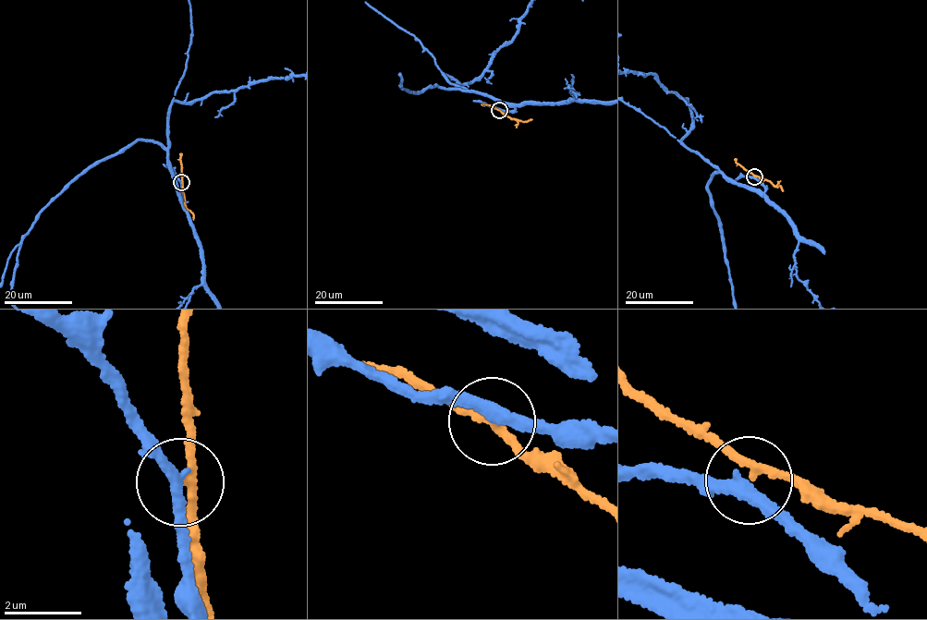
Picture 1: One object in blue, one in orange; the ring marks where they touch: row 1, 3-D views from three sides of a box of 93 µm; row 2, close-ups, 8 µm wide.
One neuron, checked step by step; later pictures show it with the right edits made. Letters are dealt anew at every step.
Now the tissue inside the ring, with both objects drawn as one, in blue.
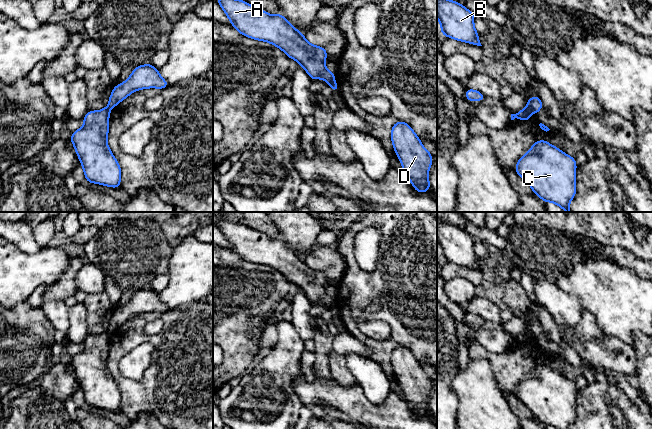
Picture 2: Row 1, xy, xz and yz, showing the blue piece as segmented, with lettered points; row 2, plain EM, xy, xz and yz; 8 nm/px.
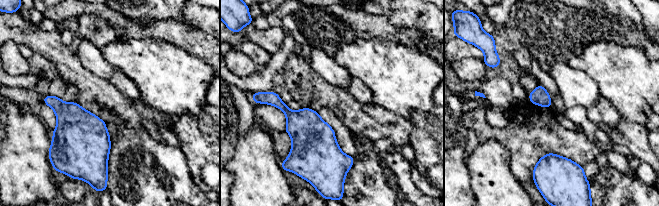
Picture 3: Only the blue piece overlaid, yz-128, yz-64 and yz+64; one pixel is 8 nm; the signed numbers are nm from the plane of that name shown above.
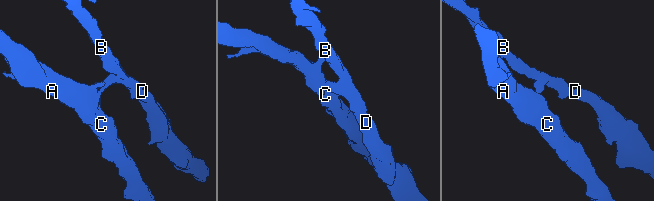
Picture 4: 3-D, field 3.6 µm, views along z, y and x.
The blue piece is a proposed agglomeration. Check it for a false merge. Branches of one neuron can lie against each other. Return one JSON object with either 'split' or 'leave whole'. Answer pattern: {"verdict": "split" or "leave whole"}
{"verdict": "split"}

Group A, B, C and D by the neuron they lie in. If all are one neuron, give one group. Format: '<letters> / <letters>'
A C / B D

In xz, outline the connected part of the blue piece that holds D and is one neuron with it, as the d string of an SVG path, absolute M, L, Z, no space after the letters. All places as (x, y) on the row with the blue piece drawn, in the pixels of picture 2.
M398 121L393 125L391 141L402 164L403 174L409 178L415 190L419 193L429 191L431 152L424 148L413 129L404 121Z

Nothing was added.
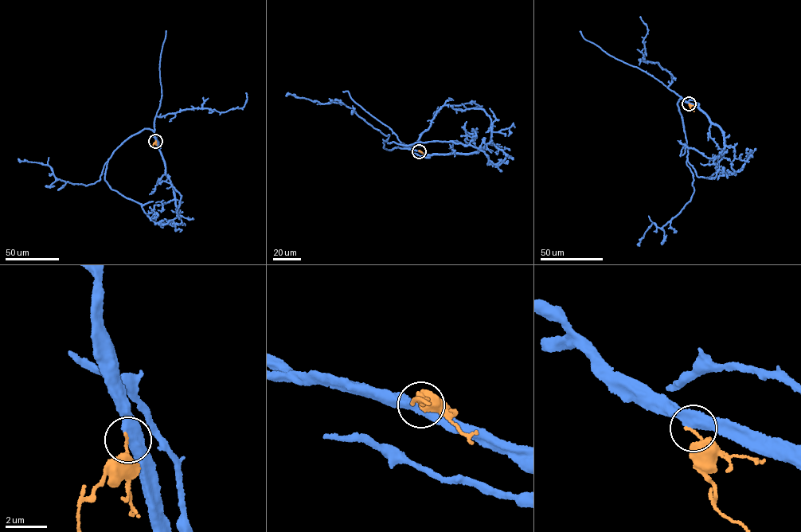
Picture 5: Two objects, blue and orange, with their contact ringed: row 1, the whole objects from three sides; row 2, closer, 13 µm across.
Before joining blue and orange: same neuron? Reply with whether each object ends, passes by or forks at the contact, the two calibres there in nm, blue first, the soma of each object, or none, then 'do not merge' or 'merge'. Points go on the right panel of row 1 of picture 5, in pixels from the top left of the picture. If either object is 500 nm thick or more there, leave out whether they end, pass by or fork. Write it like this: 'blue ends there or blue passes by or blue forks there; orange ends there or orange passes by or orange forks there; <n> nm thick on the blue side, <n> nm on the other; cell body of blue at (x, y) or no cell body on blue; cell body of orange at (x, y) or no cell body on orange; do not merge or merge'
blue passes by; orange ends there; 480 nm thick on the blue side, 120 nm on the other; no cell body on blue; no cell body on orange; do not merge

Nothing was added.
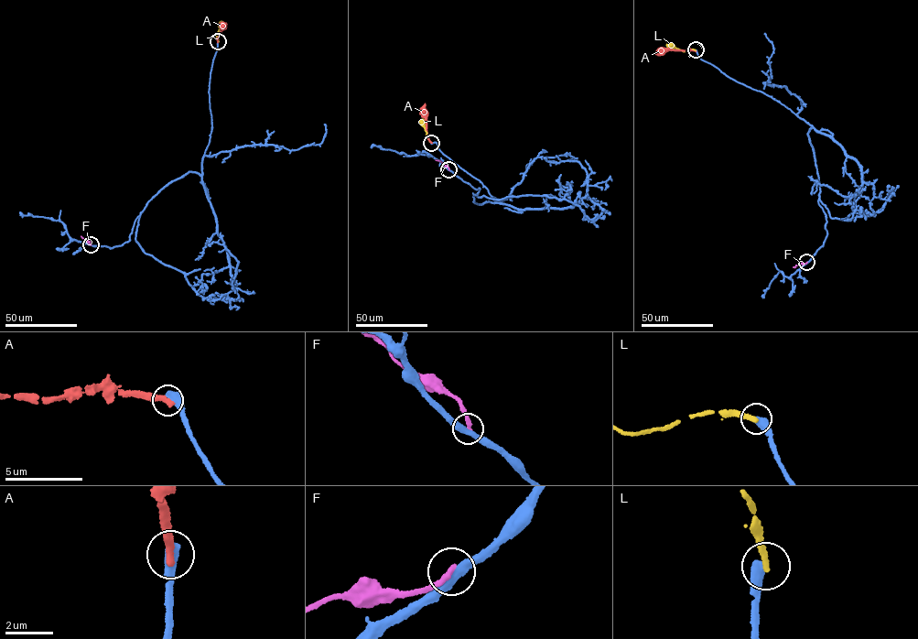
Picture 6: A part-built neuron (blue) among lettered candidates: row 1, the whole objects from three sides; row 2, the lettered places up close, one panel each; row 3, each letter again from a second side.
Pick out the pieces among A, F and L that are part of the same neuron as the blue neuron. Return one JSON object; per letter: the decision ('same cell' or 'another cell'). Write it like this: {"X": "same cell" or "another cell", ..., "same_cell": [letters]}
{"A": "another cell", "F": "another cell", "L": "another cell", "same_cell": []}

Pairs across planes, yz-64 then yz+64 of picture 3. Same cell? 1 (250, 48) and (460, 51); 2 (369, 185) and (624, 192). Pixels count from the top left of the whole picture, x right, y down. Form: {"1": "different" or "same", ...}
{"1": "same", "2": "same"}

